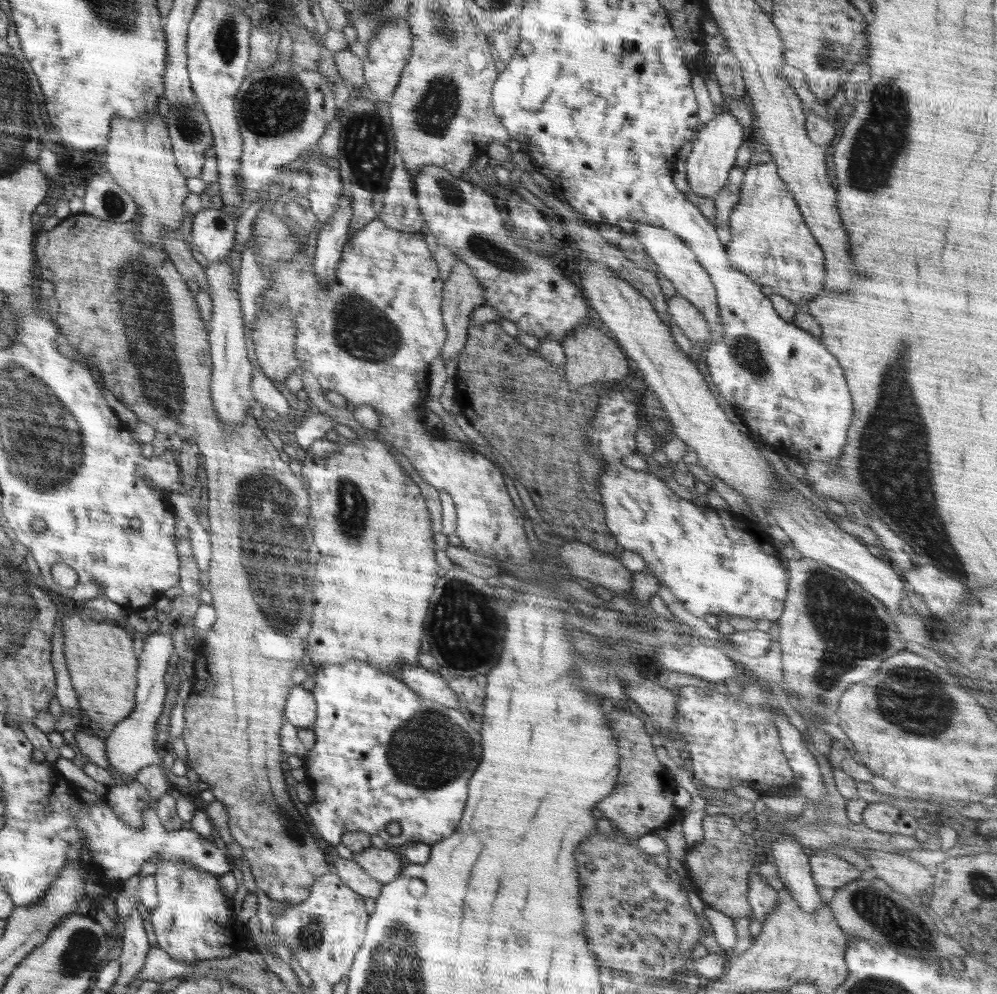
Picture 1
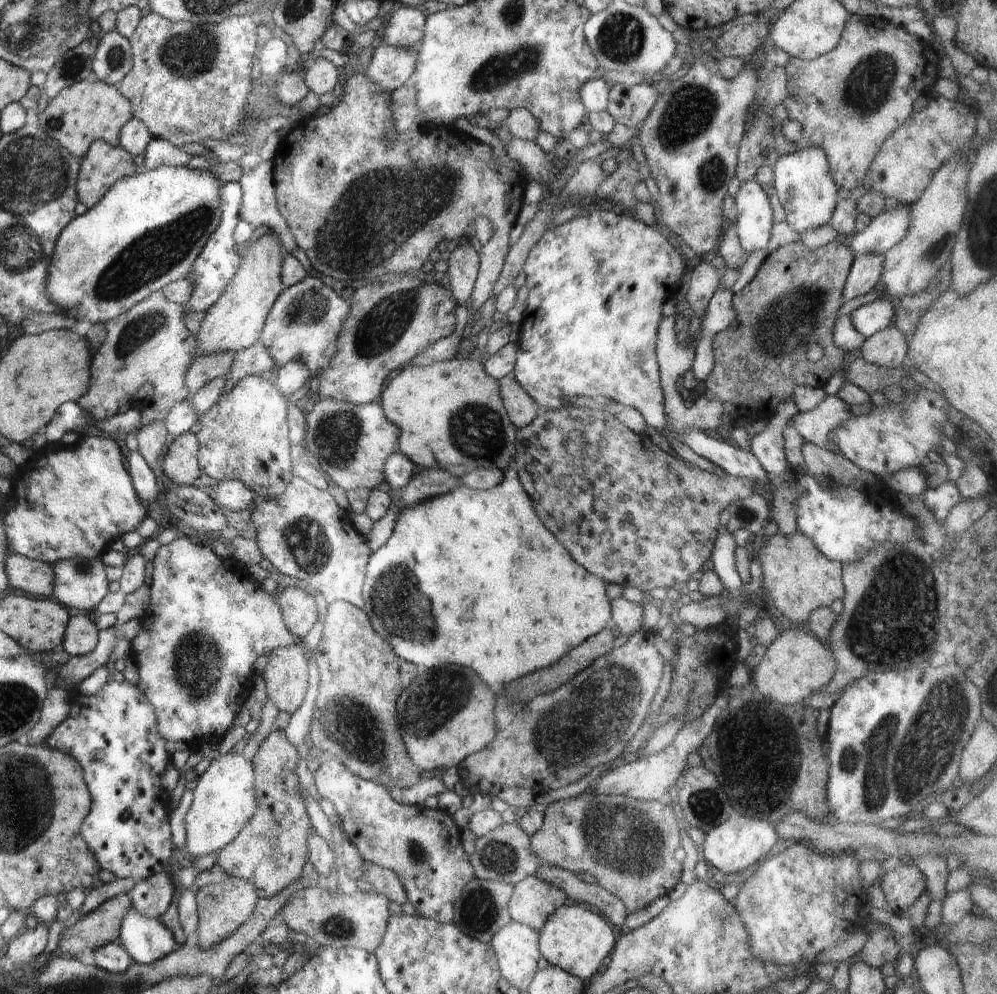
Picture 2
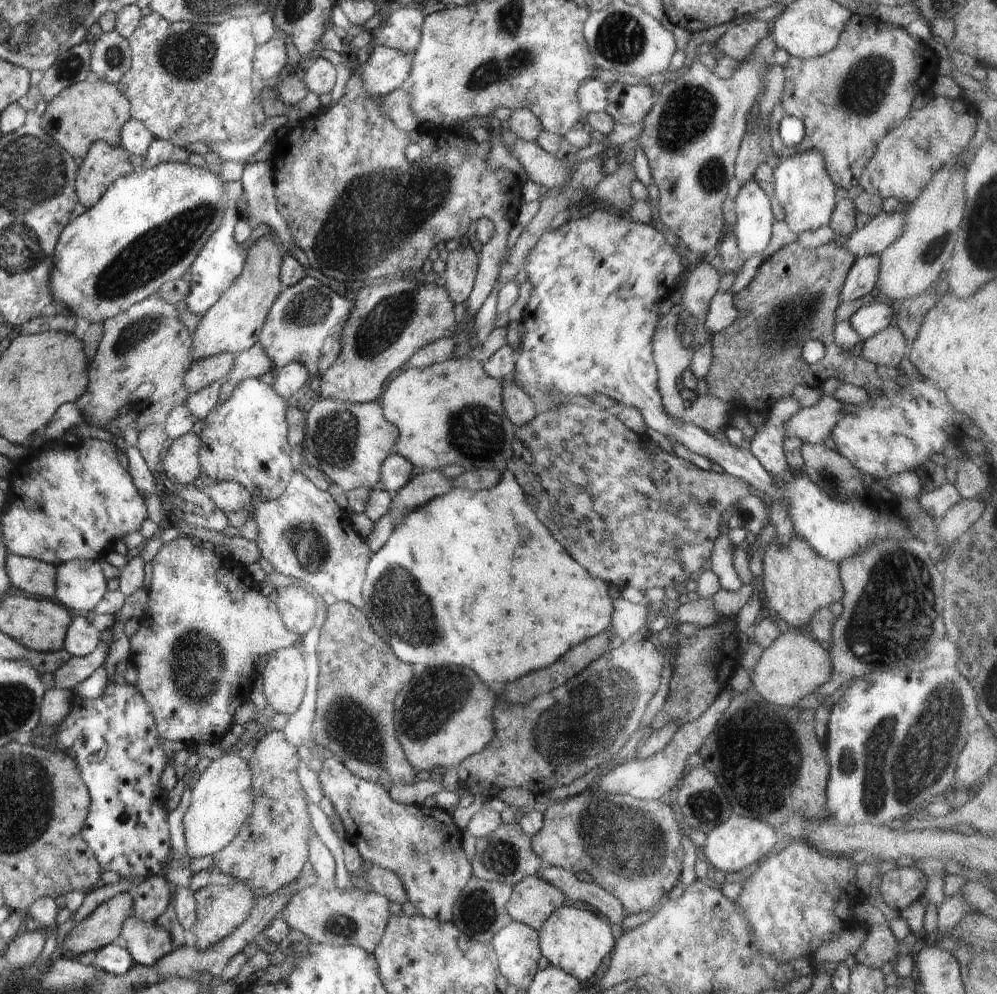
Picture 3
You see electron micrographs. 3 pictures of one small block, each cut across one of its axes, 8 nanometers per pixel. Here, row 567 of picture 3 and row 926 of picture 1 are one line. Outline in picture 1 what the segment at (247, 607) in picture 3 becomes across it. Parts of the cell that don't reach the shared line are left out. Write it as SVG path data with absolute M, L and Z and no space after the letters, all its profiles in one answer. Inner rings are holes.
M160 860L153 875L158 893L158 906L151 909L152 926L157 938L157 946L167 952L172 959L194 963L228 959L230 955L249 948L249 937L246 924L228 910L228 897L220 890L219 876L205 872L198 867L188 867L176 860Z

